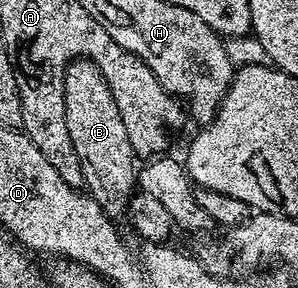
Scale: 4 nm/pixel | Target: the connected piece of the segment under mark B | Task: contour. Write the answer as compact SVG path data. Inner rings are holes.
M74 61L71 65L64 68L64 106L66 107L66 131L70 131L70 143L74 143L74 155L78 155L78 163L80 164L82 179L84 180L83 188L86 190L88 196L98 202L106 216L113 219L123 218L128 207L128 201L138 189L138 161L130 147L130 135L126 135L126 126L122 124L122 114L118 111L118 103L114 103L114 95L110 91L110 87L102 74L89 61Z

